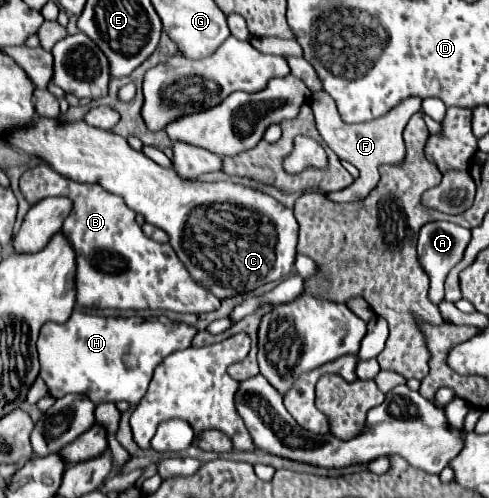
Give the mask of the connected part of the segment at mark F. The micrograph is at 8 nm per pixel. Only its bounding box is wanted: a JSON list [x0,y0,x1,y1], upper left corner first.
[310,91,422,203]

